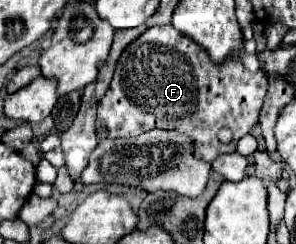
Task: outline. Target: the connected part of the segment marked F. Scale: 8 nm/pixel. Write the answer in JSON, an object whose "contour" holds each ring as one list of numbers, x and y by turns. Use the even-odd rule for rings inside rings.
{"contour":[[171,24,153,26,145,30,137,40,133,40,121,54,111,86,97,106,97,128,107,128,107,138,133,138,141,132,161,128,161,130,179,130,187,134,193,142,193,156,213,162,219,154,235,152,235,146,241,136,249,134,251,128,259,122,259,112,267,94,267,74,265,70,249,72,239,58,229,58,217,66,201,46,189,42,189,38,177,34],[221,128,233,130,233,140,221,144,217,132]]}

